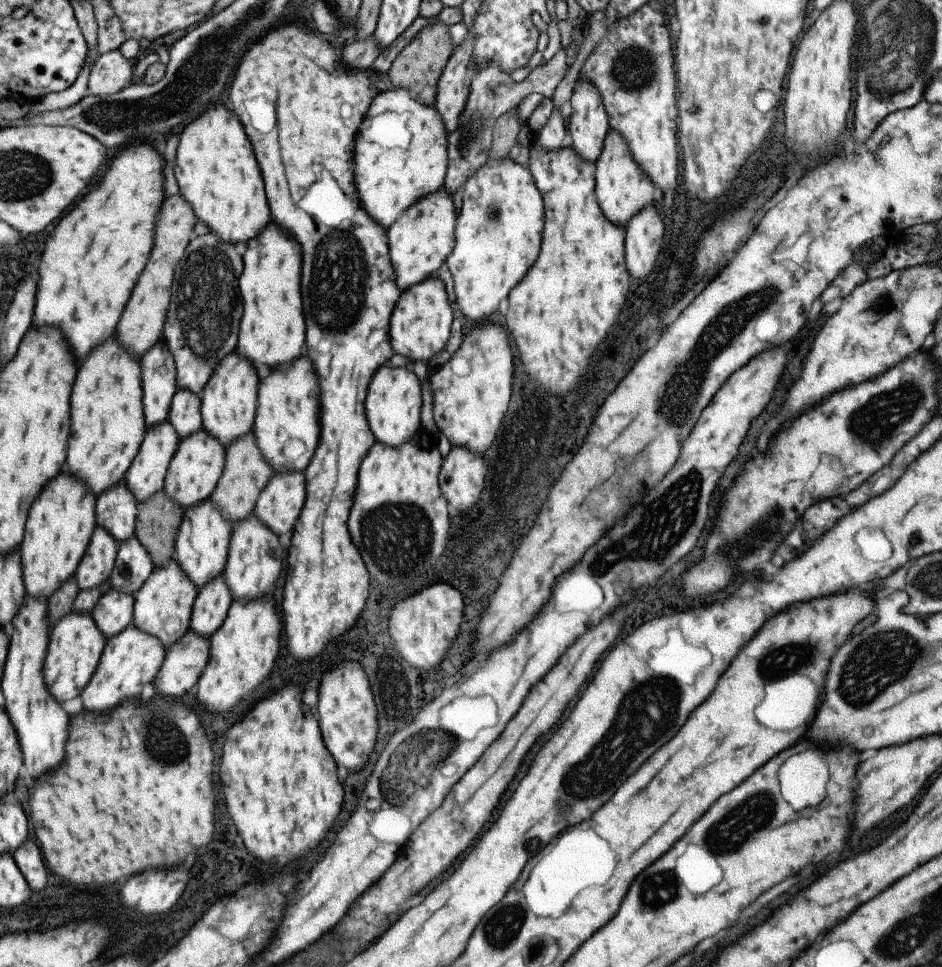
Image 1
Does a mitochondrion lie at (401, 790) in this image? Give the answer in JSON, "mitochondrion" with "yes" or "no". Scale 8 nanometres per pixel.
{"mitochondrion":"yes"}

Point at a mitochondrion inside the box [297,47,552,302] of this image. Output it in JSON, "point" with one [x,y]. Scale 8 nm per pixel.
{"point":[473,133]}

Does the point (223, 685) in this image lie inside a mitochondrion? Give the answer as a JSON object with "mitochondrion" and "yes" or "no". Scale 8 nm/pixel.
{"mitochondrion":"no"}

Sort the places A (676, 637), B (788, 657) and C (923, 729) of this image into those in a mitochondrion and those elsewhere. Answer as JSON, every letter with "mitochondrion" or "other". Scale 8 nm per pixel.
{"A":"other","B":"mitochondrion","C":"other"}

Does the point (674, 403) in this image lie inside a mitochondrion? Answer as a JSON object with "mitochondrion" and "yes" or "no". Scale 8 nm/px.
{"mitochondrion":"yes"}

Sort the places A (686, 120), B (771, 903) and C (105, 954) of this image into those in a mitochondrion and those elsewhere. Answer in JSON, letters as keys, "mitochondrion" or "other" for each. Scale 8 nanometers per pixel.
{"A":"other","B":"other","C":"other"}

